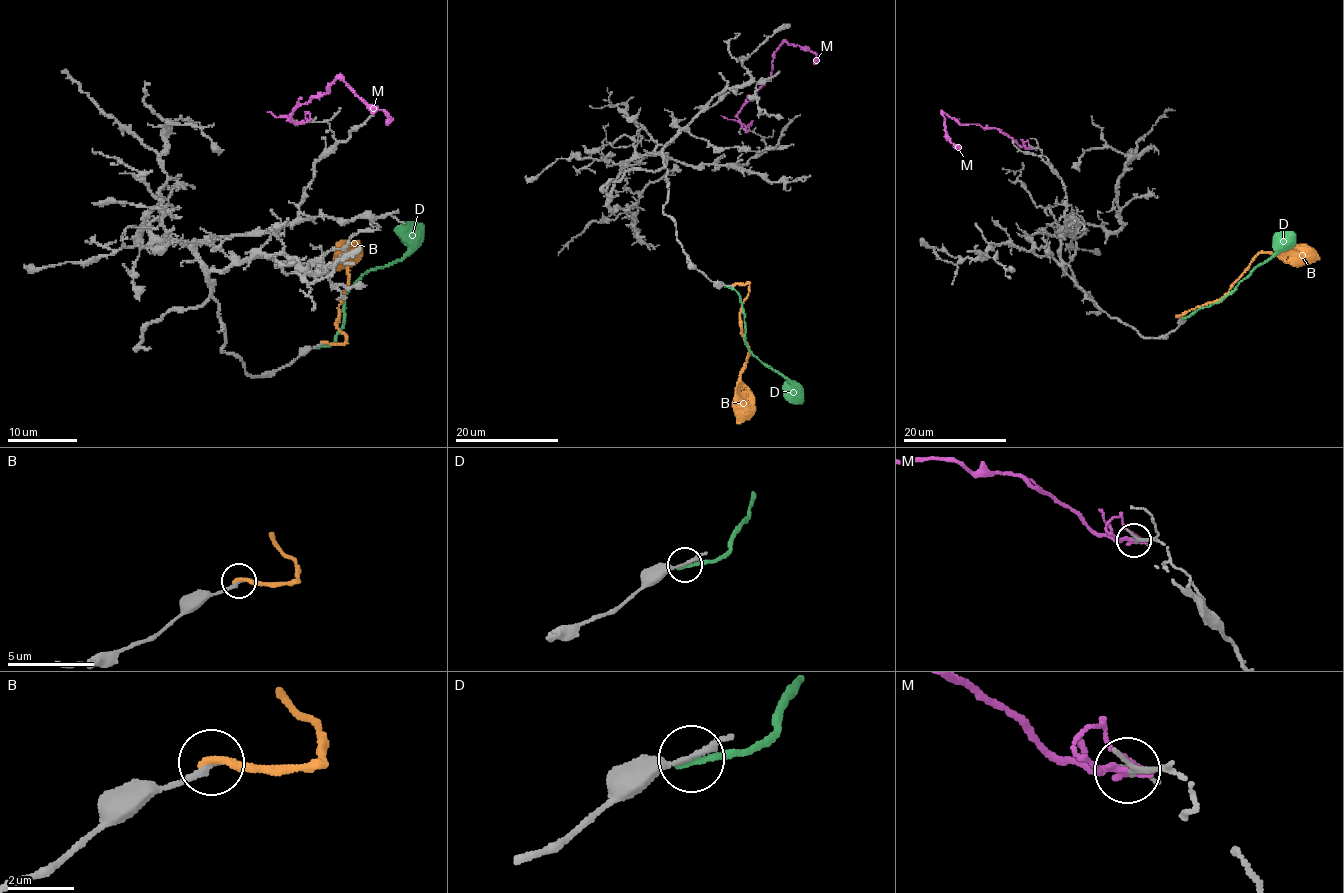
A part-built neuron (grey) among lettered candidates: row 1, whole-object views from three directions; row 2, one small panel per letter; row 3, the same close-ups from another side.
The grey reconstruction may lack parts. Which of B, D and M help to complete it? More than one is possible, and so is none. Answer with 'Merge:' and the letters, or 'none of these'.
Merge: none of these

